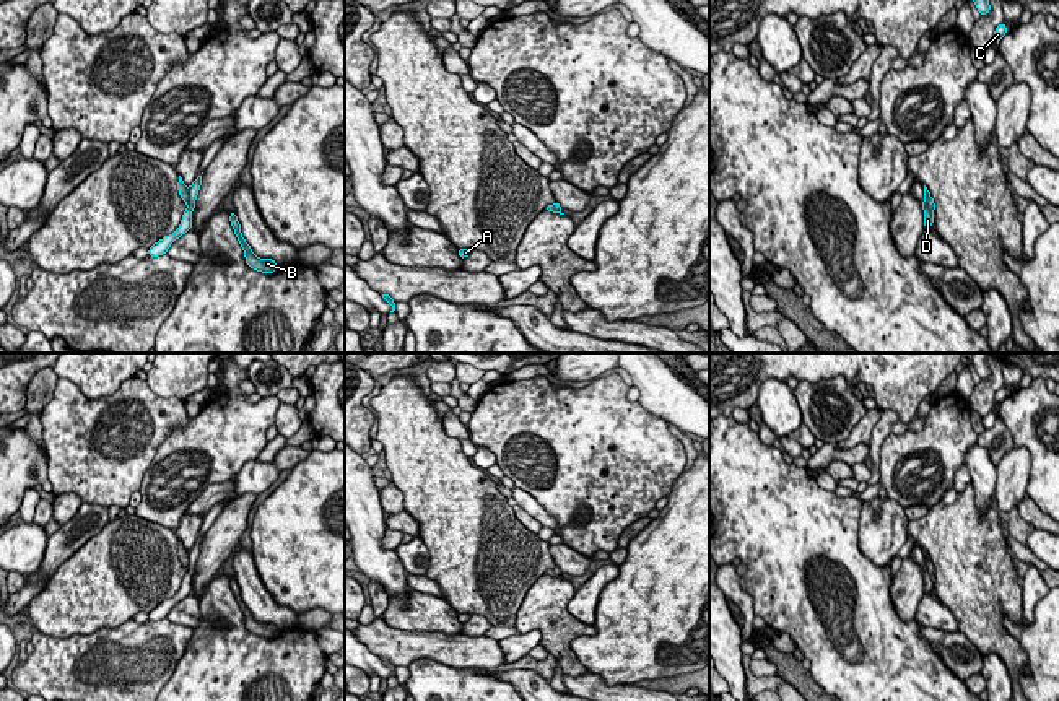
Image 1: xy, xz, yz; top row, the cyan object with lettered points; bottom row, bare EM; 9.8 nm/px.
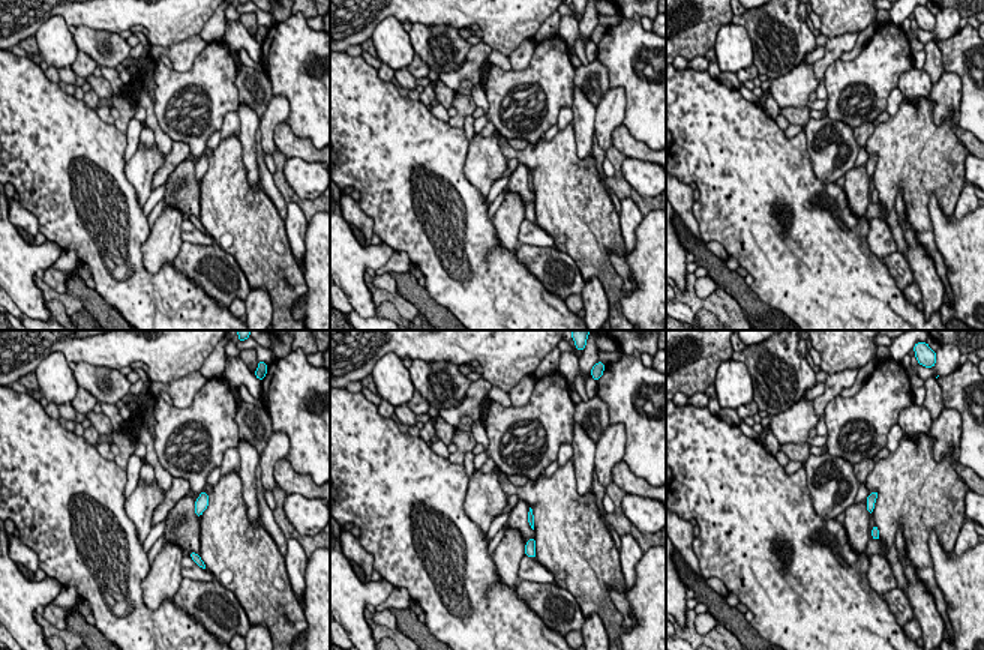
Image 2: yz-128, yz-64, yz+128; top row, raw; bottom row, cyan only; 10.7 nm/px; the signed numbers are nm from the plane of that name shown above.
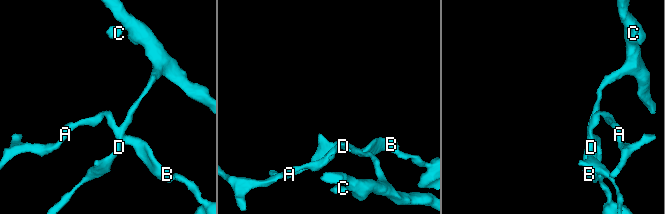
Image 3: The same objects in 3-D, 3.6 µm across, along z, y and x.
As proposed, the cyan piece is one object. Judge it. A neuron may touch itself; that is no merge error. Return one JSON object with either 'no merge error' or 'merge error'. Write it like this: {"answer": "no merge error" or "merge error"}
{"answer": "merge error"}

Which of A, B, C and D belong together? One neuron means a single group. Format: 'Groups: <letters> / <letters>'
Groups: A B / C D

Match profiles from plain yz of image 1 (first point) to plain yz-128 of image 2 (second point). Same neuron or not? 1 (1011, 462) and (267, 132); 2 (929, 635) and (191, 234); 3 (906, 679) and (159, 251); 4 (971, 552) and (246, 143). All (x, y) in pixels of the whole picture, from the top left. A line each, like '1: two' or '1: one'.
1: one
2: two
3: two
4: two

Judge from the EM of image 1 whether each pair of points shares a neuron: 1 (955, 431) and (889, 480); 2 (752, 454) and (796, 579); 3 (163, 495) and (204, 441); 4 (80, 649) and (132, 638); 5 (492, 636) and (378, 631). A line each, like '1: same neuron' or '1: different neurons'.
1: same neuron
2: same neuron
3: same neuron
4: same neuron
5: same neuron

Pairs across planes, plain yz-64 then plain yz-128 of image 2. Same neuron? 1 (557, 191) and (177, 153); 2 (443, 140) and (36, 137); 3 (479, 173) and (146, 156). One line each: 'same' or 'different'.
1: different
2: same
3: same

